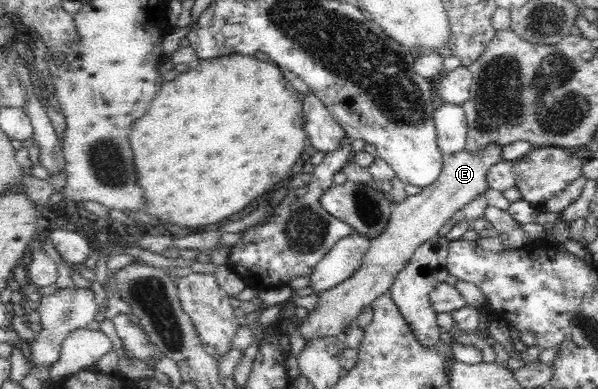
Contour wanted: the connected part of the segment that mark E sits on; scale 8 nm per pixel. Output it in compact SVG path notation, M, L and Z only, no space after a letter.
M490 144L482 150L482 154L471 154L468 150L452 154L450 158L445 158L443 170L436 182L415 196L407 196L402 202L391 206L388 224L380 235L371 240L358 271L334 288L318 294L320 302L316 310L310 310L309 317L296 326L296 331L302 338L306 340L344 335L345 328L356 319L365 306L390 290L394 278L417 252L416 248L432 236L438 235L438 230L454 216L454 213L465 208L489 189L486 175L491 167L503 161L503 158L500 158L502 150L503 147L498 144Z

